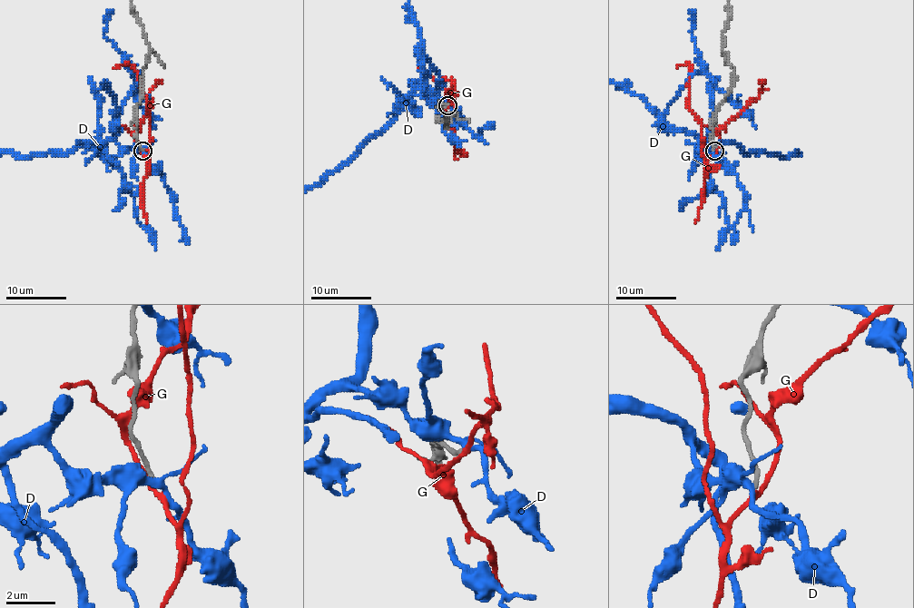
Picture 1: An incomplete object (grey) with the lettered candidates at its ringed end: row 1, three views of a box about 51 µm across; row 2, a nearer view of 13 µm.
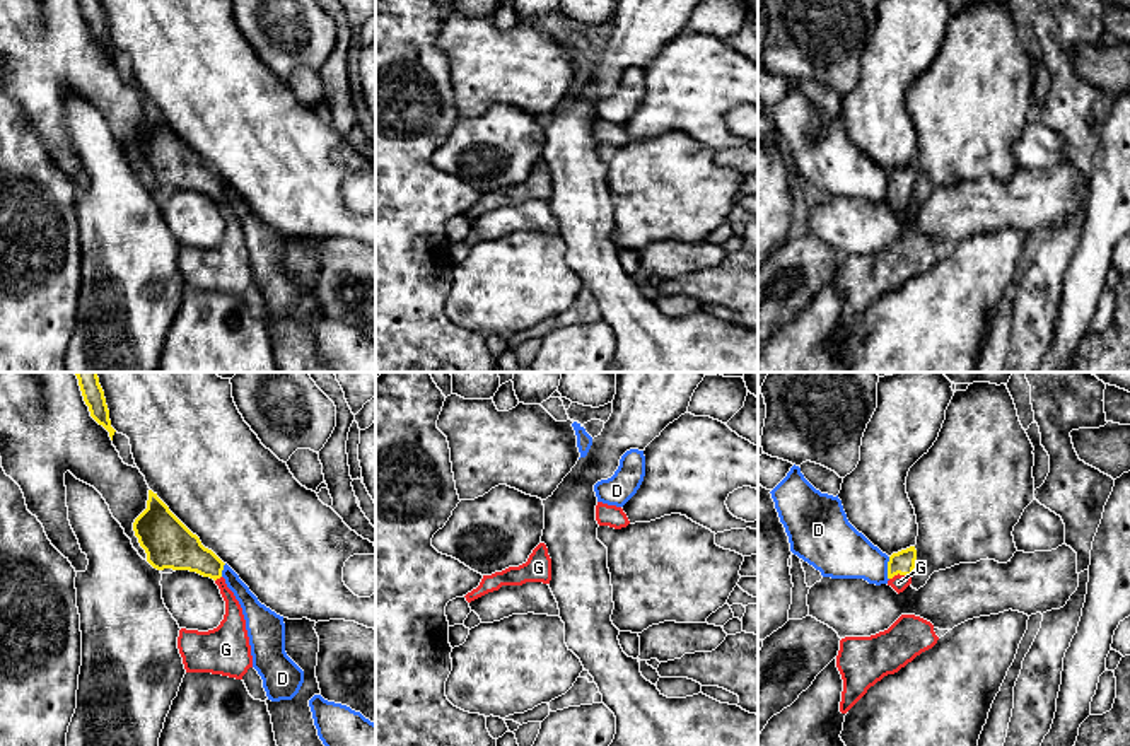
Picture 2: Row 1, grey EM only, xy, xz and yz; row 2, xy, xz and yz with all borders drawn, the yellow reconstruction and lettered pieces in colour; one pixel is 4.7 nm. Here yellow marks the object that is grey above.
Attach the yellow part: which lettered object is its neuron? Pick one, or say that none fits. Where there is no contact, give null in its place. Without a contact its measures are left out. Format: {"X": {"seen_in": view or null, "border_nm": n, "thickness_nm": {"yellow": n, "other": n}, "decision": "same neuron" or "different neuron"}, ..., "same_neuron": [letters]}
{"D": {"seen_in": "yz", "border_nm": 110, "thickness_nm": {"yellow": 110, "other": 260}, "decision": "different neuron"}, "G": {"seen_in": "yz", "border_nm": 110, "thickness_nm": {"yellow": 110, "other": 80}, "decision": "same neuron"}, "same_neuron": ["G"]}

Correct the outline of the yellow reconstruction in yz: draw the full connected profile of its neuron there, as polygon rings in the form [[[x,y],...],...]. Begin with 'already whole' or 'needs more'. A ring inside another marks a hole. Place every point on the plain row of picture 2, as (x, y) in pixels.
needs more; [[[915,164],[893,171],[889,174],[888,203],[891,203],[898,212],[903,210],[912,201],[915,178],[917,178]]]

